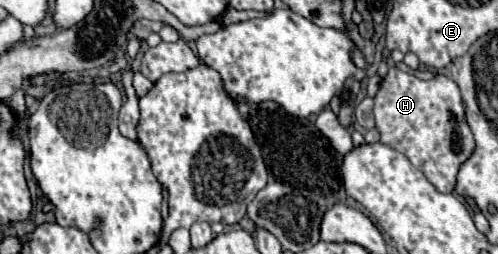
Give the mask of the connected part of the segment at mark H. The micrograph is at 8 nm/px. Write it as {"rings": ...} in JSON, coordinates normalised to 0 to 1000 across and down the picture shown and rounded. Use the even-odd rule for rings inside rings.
{"rings":[[[783,264],[779,295],[767,311],[763,358],[751,382],[751,469],[755,508],[763,516],[763,563],[811,602],[819,634],[835,650],[884,760],[912,752],[916,665],[940,626],[940,602],[948,602],[948,524],[932,461],[932,413],[924,406],[924,350],[904,303],[876,295],[863,319],[847,319],[795,264]]]}

